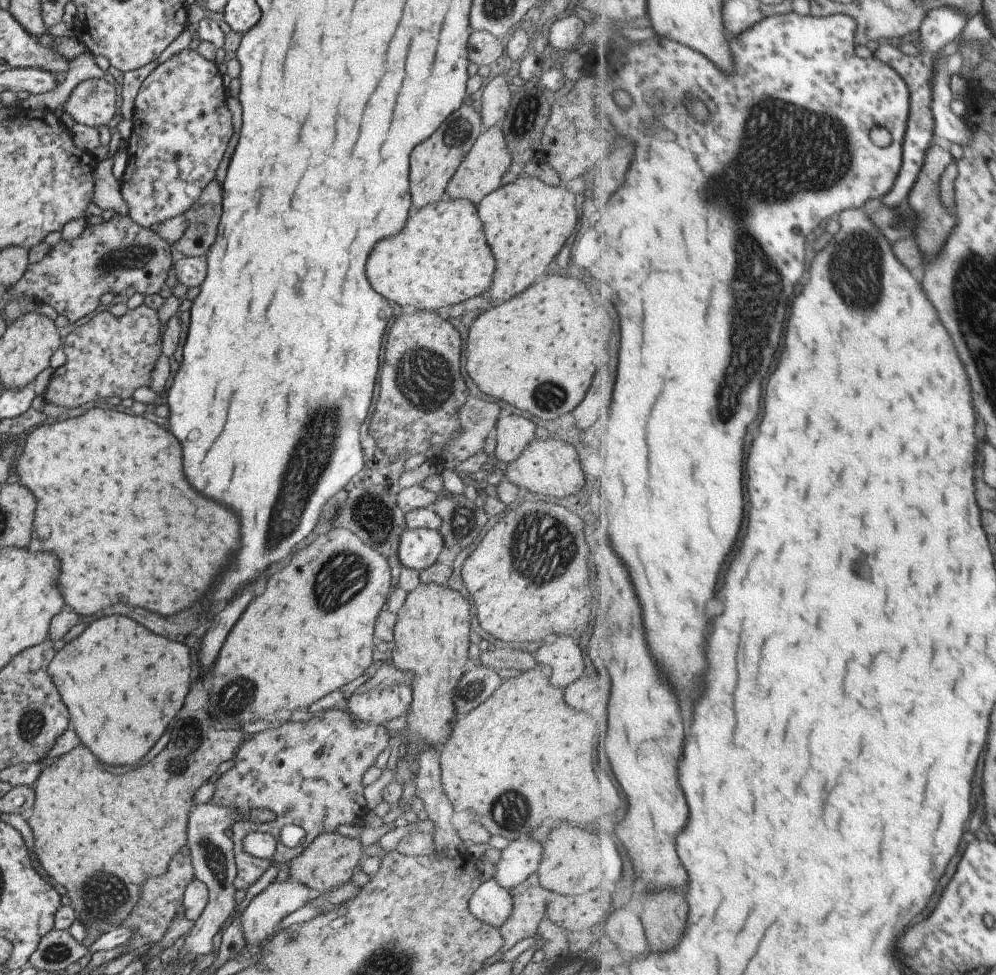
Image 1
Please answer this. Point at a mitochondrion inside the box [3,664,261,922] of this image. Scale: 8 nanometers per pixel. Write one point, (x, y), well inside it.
(101, 892)

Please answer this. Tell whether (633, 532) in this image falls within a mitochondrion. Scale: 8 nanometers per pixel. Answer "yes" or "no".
no

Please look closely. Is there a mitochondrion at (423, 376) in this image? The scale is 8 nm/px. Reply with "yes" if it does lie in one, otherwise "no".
yes

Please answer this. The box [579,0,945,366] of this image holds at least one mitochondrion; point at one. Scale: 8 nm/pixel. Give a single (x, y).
(863, 252)

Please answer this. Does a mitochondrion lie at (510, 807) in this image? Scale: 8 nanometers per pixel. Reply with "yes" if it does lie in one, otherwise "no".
yes

